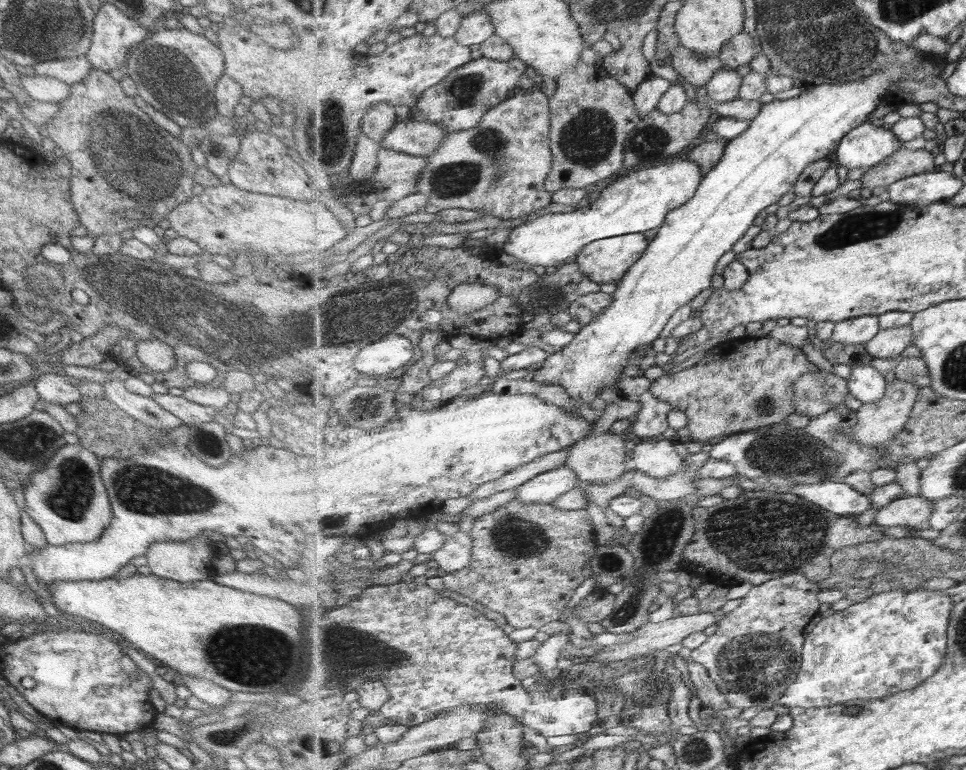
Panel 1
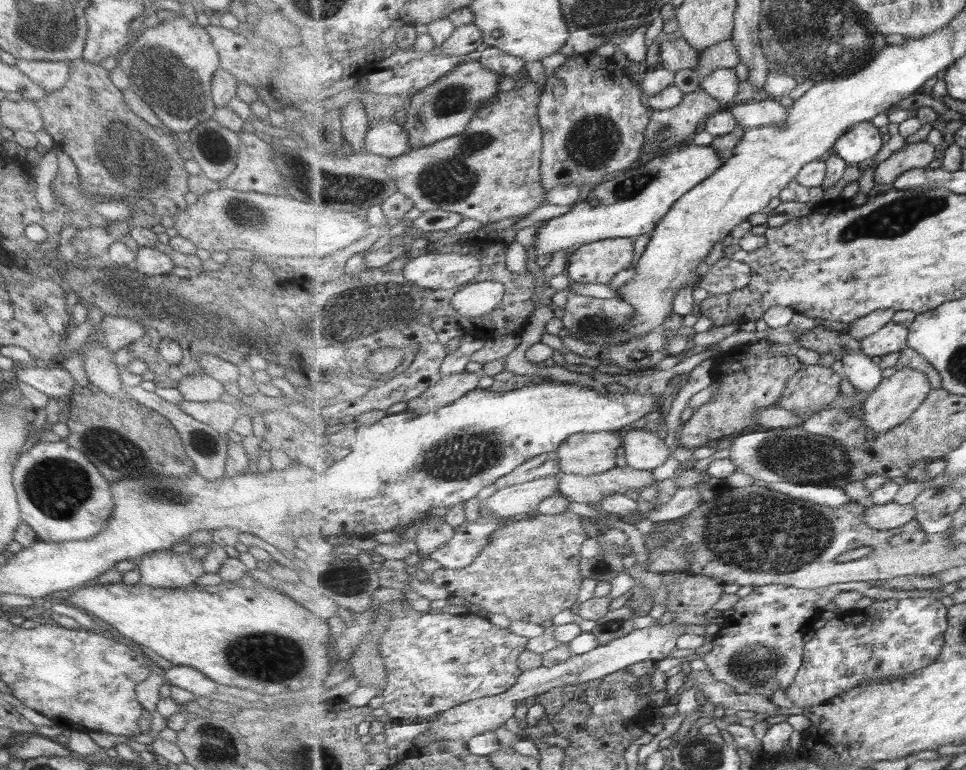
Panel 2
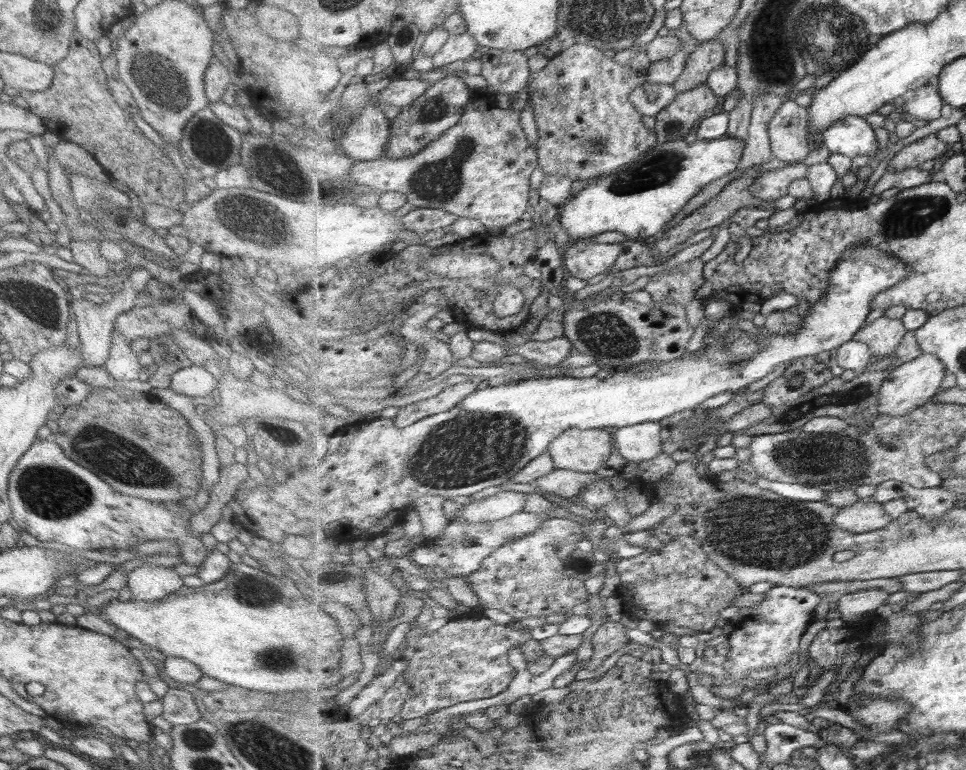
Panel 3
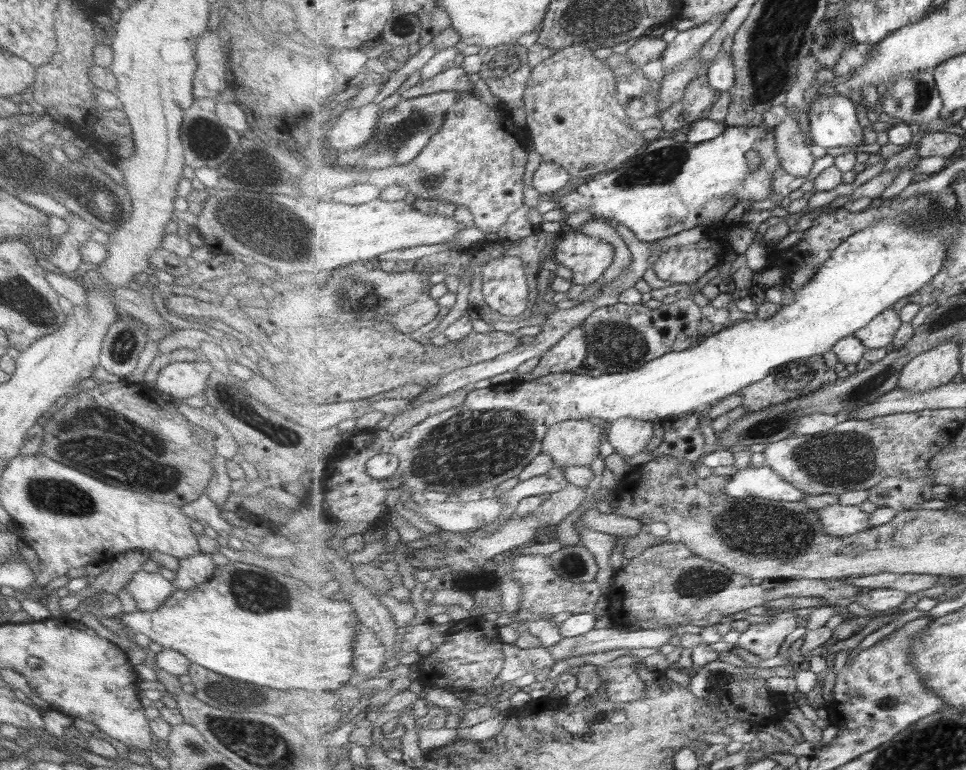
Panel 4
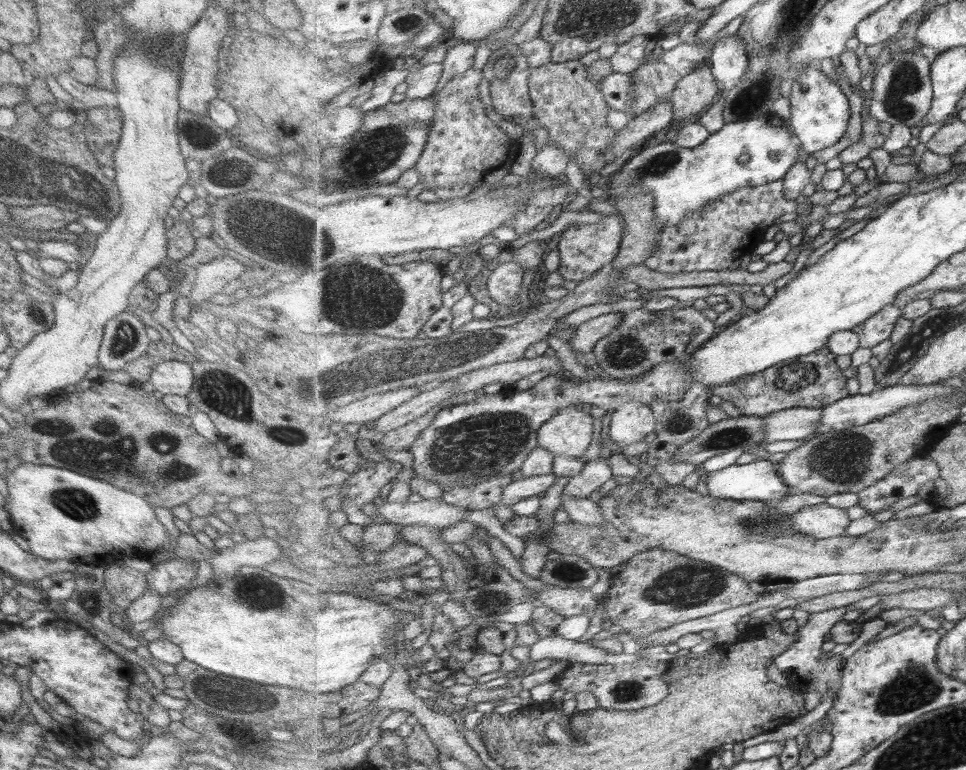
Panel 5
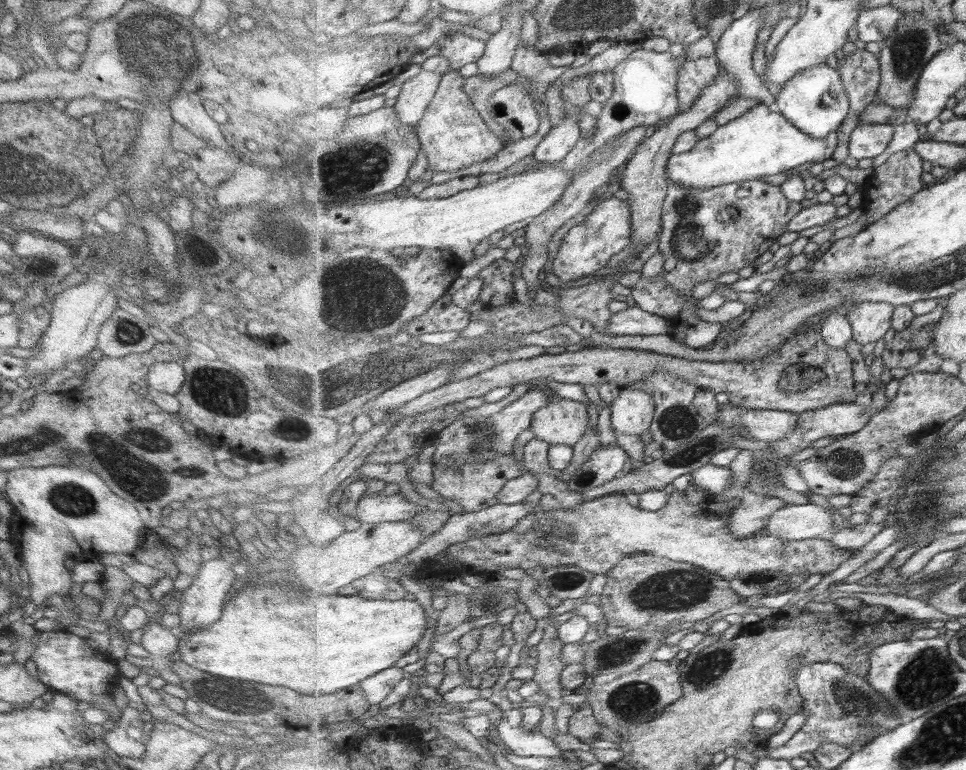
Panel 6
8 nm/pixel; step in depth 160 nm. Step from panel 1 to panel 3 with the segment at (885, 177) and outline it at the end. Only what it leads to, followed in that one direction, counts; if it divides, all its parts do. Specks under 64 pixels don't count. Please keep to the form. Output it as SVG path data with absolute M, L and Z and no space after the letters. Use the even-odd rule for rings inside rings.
M935 133L922 137L905 145L892 158L888 170L903 170L904 168L915 168L921 166L927 160L935 160L947 150L947 143L939 140Z

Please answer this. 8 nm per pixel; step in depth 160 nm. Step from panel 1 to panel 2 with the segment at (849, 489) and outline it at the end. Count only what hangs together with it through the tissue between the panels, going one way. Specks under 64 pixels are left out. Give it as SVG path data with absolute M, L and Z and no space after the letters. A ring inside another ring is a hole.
M773 482L767 486L771 490L781 491L793 498L805 499L821 506L841 508L853 504L844 487L802 485L795 482Z

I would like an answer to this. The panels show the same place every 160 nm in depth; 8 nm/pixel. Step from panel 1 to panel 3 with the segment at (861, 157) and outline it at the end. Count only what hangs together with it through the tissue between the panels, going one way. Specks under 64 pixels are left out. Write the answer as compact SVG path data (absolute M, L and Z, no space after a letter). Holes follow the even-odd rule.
M853 115L842 118L823 134L823 143L833 153L873 157L879 150L875 129L864 117Z

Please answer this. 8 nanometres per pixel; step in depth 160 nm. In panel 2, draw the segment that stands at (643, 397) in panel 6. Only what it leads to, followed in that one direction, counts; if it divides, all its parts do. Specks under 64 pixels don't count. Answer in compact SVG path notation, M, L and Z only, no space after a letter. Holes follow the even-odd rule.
M626 429L621 433L626 464L640 471L651 471L663 466L671 450L656 432L644 429Z

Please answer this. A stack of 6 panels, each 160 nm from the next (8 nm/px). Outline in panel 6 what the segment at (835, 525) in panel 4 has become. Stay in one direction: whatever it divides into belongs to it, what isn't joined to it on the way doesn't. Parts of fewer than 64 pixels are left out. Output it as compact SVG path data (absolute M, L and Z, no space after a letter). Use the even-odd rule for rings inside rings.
M813 503L788 504L770 516L763 534L777 535L790 541L830 537L835 528L833 514Z

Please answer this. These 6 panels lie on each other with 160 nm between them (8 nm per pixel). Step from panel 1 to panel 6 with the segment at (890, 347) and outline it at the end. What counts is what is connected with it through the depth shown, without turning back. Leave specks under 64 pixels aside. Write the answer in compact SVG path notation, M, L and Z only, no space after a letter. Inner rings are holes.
M863 302L849 307L853 338L859 345L876 343L892 328L896 307L887 302Z

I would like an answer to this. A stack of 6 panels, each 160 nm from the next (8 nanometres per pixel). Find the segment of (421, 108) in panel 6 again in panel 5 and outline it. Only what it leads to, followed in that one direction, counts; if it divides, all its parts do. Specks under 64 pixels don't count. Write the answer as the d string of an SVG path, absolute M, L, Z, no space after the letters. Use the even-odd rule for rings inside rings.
M443 63L427 64L427 66L412 70L407 80L409 87L405 93L406 98L411 100L431 98L433 96L432 92L438 88L443 74Z

